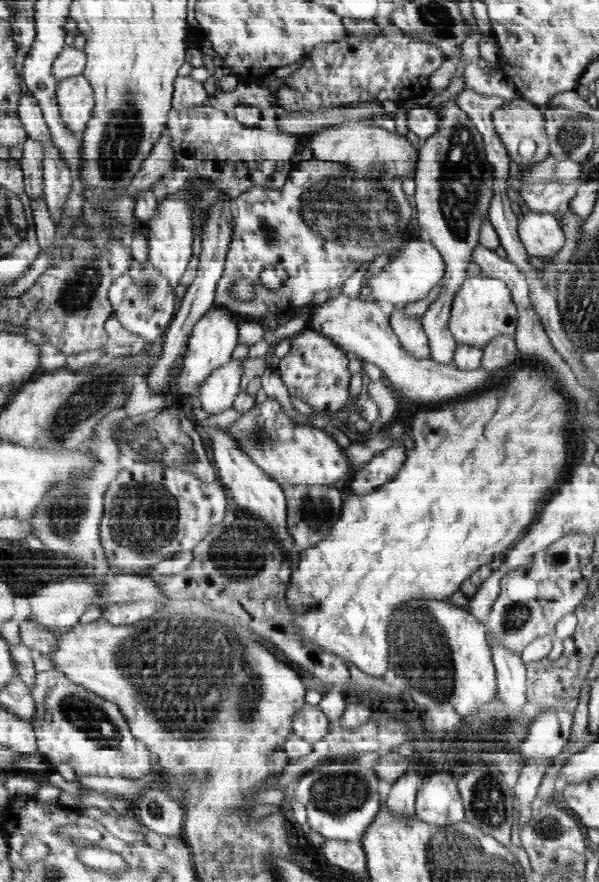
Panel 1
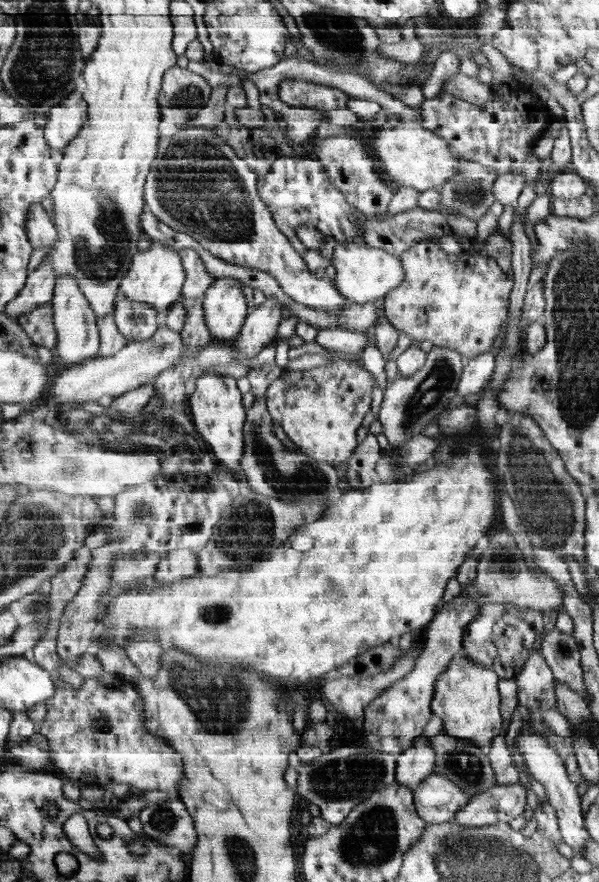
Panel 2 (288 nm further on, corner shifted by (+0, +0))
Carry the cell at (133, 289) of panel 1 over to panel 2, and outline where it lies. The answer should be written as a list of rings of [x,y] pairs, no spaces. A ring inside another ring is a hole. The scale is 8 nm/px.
[[[123,298],[117,302],[115,318],[129,342],[147,342],[157,334],[157,310],[151,304]]]

